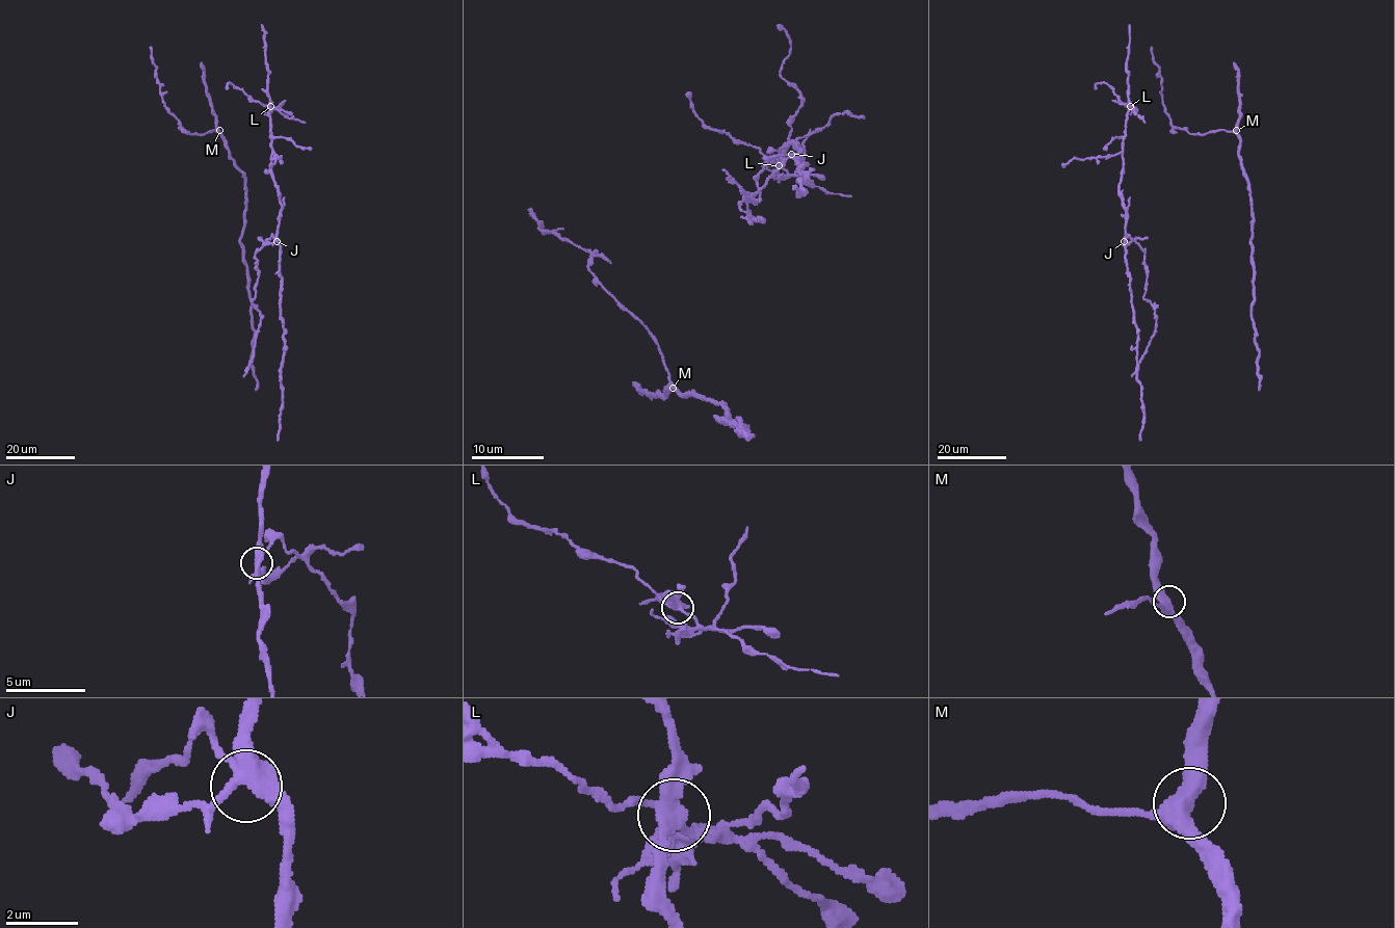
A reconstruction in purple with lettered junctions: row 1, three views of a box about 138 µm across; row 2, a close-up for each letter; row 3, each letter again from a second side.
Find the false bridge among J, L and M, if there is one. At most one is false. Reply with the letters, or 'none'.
L

